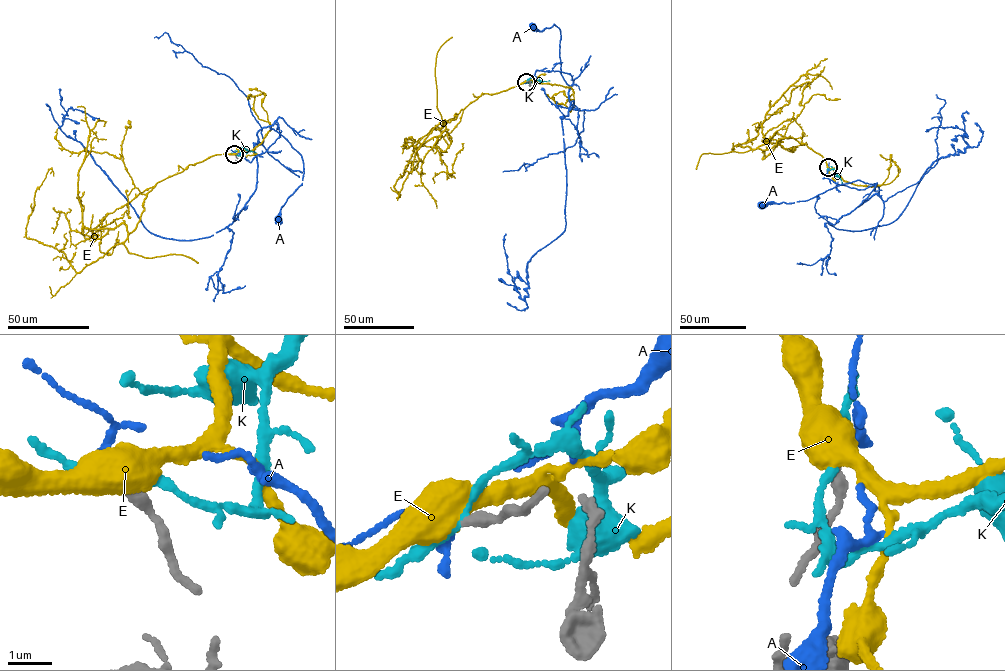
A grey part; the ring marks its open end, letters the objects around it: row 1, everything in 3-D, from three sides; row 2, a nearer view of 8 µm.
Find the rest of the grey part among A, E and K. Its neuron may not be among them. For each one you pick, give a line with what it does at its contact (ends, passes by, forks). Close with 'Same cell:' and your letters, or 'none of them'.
A: It passes by
Same cell: A

